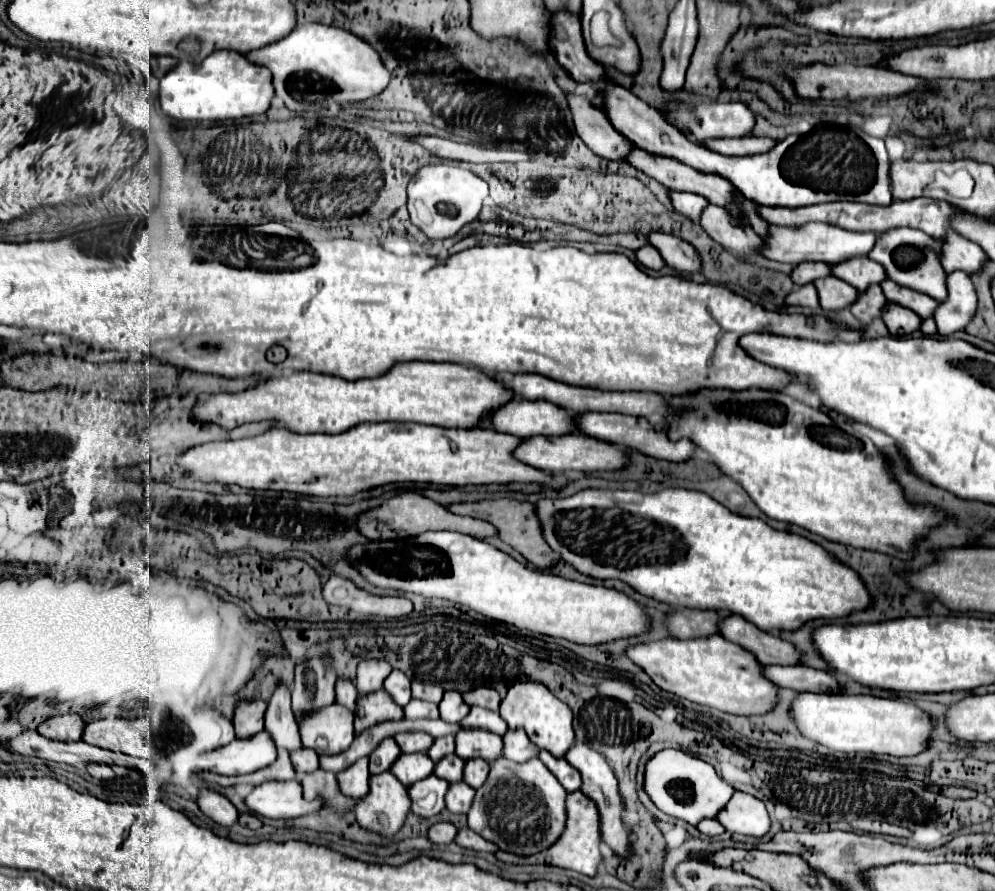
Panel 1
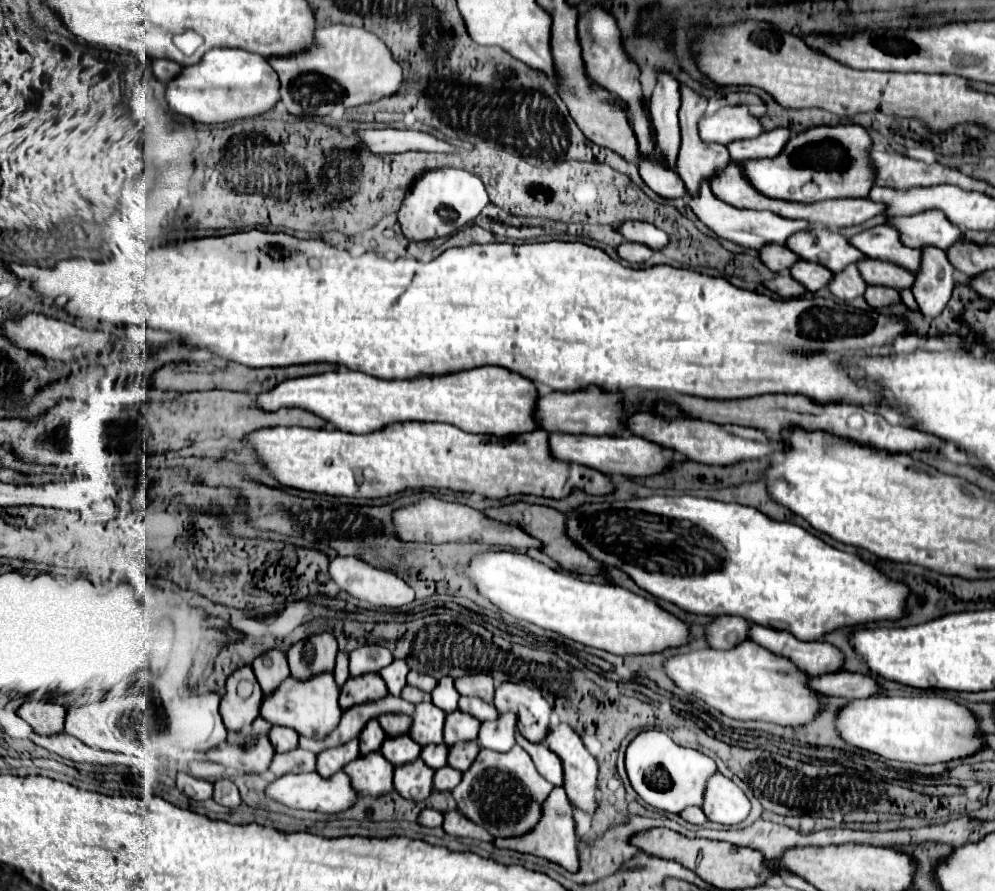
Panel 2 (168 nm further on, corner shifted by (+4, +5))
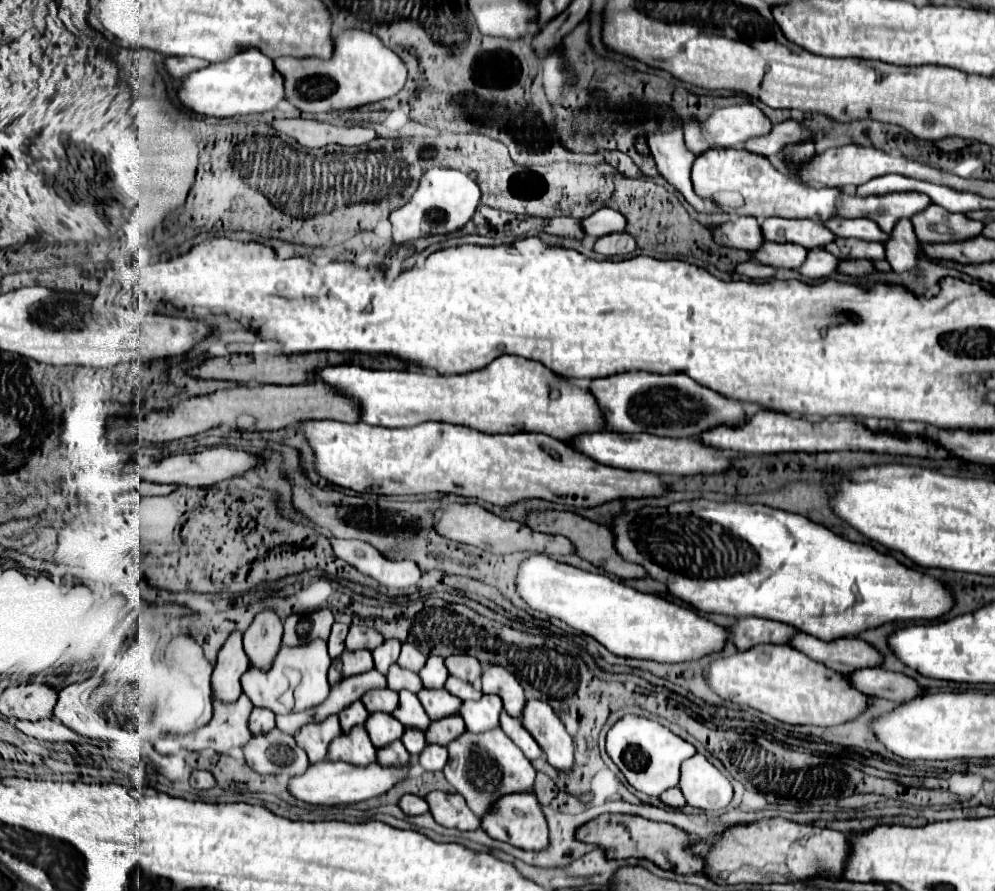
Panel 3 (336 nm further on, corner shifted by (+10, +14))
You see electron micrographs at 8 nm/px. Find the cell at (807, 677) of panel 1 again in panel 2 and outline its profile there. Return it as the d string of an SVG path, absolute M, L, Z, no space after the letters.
M846 670L810 678L810 686L826 696L842 696L846 700L872 698L872 696L880 696L882 692L882 688L876 684L872 676L846 672Z

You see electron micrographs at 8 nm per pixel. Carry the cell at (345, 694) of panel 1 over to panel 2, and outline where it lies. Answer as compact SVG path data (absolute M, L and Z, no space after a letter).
M338 652L334 676L336 676L336 684L338 686L342 686L350 678L350 672L348 672L348 654L346 652Z

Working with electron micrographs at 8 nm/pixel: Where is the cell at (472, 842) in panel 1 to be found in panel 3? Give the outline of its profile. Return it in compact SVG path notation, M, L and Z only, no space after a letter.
M432 791L426 797L430 805L430 813L442 827L452 827L460 831L474 831L480 827L480 819L470 813L470 807L466 805L464 797L458 793L444 793L444 791Z

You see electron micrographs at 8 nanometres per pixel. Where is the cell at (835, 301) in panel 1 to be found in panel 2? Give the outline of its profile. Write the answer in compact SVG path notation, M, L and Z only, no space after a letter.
M800 258L792 268L790 274L794 280L798 280L806 290L816 292L818 288L828 286L828 282L832 280L832 272L816 262L808 262L804 258Z

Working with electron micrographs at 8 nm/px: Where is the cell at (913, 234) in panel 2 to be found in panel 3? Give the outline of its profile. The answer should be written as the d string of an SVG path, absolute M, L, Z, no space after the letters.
M916 191L906 193L888 193L882 197L866 197L860 199L856 195L842 197L842 205L838 207L838 217L870 217L878 223L878 227L886 233L892 233L894 225L906 217L922 213L930 205L930 197Z

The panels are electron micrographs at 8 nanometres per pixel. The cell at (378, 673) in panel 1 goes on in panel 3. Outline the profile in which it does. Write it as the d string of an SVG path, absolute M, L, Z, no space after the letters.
M360 625L350 627L350 633L346 637L346 649L348 651L358 651L358 649L374 651L382 643L384 643L384 637L378 631L370 629L370 627L360 627Z

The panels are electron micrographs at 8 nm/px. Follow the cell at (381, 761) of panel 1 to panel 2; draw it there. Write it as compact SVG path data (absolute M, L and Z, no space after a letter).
M370 720L362 732L360 732L360 756L366 756L368 752L374 752L374 750L380 750L382 742L386 740L386 734L384 730L380 730L380 724L378 720Z

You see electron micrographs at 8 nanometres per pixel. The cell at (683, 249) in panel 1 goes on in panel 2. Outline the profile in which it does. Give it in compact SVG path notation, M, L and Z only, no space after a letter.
M624 222L616 228L616 232L626 240L626 242L640 242L646 244L652 250L660 250L668 244L668 234L664 234L662 230L658 230L656 226L648 224L648 222Z

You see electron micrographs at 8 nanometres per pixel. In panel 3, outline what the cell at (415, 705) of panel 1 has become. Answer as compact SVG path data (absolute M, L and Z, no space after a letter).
M392 665L392 667L390 667L386 679L388 679L388 687L390 687L392 691L408 689L408 691L412 691L412 693L420 693L420 689L424 689L422 679L420 679L416 673L406 671L406 669L398 667L398 665Z

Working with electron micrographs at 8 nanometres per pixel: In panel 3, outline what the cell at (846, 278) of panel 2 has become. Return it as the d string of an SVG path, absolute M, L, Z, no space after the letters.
M814 249L808 253L804 265L798 271L810 279L828 279L838 271L838 265L838 257L834 257L826 249Z

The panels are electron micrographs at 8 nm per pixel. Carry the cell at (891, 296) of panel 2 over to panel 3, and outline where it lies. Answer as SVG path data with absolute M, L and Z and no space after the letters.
M840 261L838 271L850 277L862 277L862 275L874 273L876 269L874 269L874 263L870 261Z

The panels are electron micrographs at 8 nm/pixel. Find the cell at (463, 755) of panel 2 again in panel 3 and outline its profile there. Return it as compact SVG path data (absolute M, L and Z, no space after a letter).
M460 715L444 717L440 721L430 723L430 729L426 729L426 741L434 743L434 745L448 747L450 741L460 737L464 731L466 731L466 727L464 727L464 721Z

